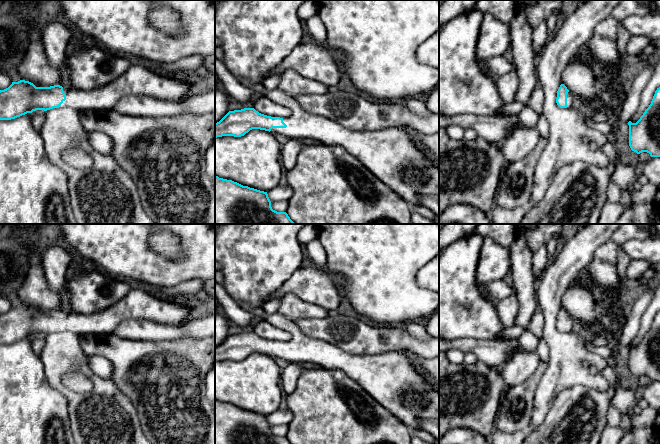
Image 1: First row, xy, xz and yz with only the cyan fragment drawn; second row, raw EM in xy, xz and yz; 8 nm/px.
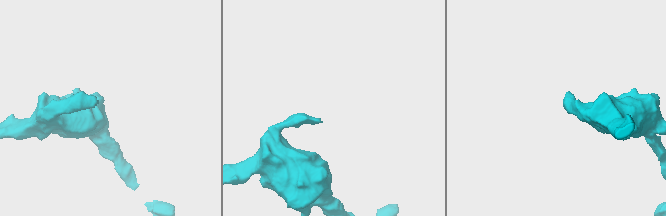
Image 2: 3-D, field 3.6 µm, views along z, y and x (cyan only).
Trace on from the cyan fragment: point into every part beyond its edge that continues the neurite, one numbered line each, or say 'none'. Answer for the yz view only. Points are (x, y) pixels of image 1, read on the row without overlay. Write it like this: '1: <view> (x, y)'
1: yz (570, 320)

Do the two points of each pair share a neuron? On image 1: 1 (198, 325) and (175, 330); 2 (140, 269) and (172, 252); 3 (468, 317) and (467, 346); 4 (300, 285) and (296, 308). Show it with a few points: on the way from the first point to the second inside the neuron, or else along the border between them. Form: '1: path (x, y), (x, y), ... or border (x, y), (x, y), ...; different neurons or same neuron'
1: path (192, 327), (181, 330); same neuron
2: border (148, 239), (153, 251), (171, 260), (185, 258); different neurons
3: border (490, 340), (455, 338), (449, 341); different neurons
4: border (284, 295), (296, 294), (300, 298), (318, 305); different neurons

